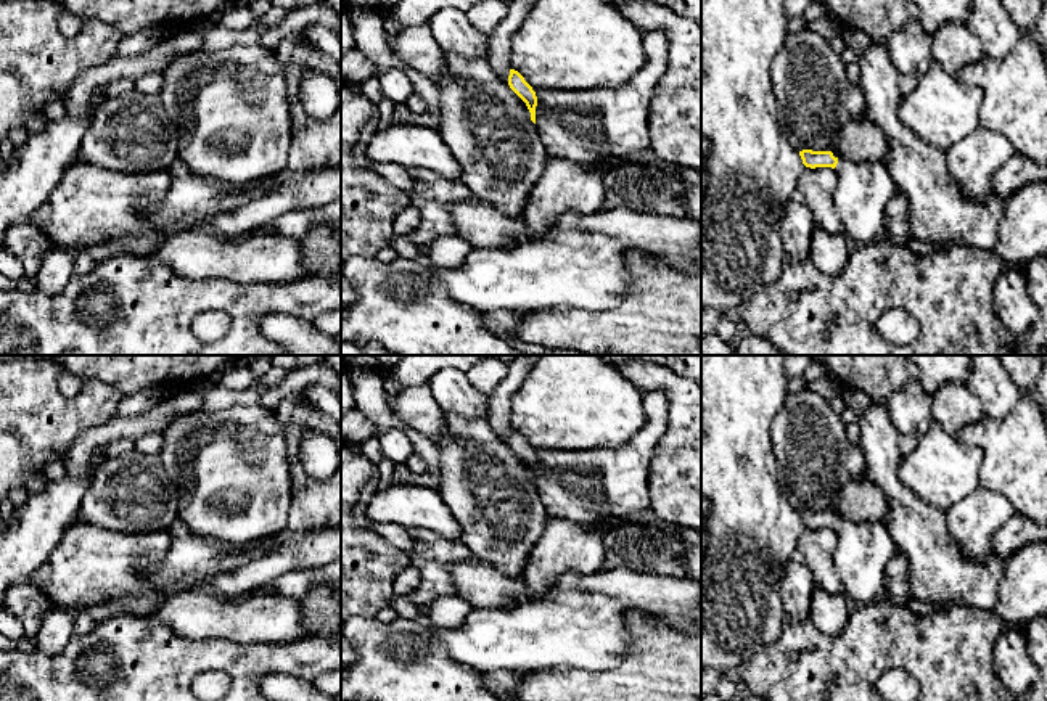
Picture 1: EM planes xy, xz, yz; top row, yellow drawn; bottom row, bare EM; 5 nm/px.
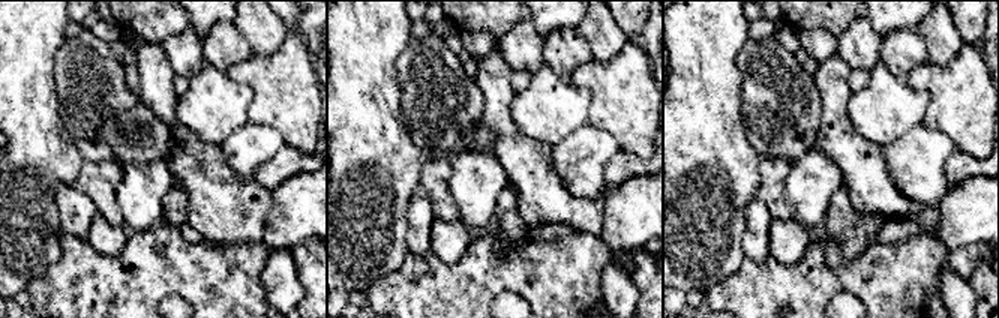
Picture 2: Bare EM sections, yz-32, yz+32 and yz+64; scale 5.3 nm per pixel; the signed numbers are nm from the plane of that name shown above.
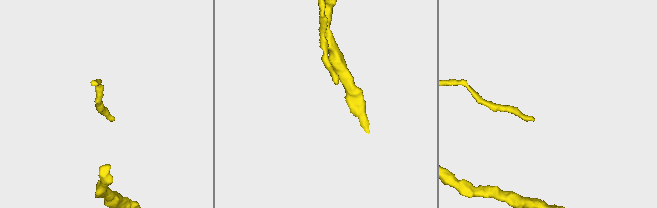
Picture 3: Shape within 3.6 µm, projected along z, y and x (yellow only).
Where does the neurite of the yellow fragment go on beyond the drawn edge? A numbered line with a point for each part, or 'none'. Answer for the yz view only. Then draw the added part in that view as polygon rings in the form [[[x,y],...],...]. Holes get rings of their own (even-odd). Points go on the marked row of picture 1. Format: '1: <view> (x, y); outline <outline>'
1: yz (862, 193); outline [[[838,159],[838,185],[833,206],[843,233],[852,244],[865,244],[881,236],[885,212],[897,193],[896,183],[883,162],[857,164]]]

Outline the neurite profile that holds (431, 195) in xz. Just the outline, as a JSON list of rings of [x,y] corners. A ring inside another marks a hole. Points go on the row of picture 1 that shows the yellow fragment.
[[[409,169],[413,188],[410,206],[420,211],[420,223],[410,235],[412,246],[429,244],[436,238],[455,235],[450,206],[470,198],[470,188],[462,180],[450,180],[425,169]]]

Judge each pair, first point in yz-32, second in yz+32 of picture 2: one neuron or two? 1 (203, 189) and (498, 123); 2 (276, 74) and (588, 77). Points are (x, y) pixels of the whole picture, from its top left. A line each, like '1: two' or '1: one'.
1: one
2: one

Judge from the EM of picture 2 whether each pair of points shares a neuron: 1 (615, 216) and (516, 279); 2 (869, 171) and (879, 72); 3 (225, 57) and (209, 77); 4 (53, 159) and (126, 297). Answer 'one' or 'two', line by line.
1: two
2: two
3: two
4: two

